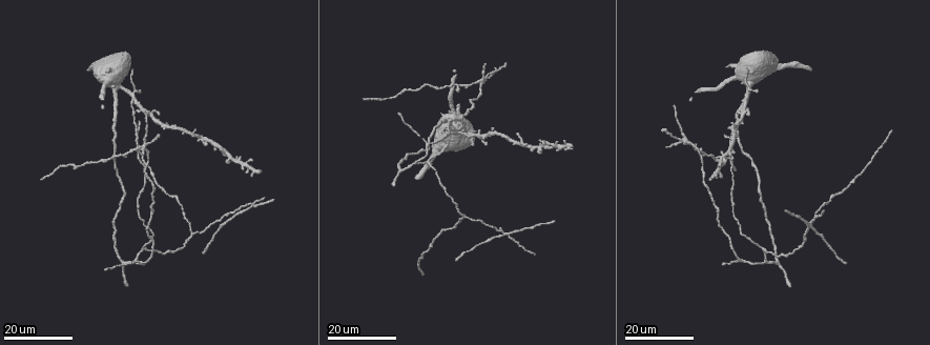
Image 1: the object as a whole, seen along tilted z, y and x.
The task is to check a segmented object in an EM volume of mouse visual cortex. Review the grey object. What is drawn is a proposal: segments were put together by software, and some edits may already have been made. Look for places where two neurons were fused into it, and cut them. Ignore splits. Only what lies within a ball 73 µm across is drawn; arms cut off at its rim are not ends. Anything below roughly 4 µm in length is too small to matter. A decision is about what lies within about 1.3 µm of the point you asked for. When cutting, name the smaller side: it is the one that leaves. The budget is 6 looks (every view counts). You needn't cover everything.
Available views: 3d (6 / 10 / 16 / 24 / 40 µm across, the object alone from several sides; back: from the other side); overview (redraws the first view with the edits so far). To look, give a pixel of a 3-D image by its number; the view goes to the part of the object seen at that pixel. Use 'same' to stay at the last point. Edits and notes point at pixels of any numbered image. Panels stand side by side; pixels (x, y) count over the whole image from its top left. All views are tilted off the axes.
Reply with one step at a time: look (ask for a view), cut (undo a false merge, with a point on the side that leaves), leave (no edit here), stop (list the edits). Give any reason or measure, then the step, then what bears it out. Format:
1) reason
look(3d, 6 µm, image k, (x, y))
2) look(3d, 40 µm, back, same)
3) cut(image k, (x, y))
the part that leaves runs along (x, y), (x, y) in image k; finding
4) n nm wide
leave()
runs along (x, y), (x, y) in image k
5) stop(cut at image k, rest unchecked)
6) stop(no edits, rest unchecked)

four-way junction
look(3d, 24 µm, image 1, (482, 79))

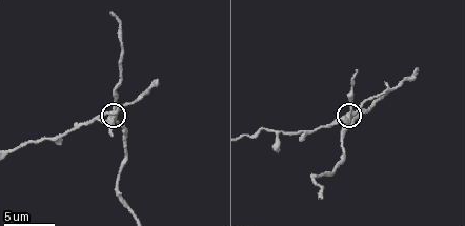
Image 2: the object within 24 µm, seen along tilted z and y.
look(3d, 6 µm, image 2, (108, 114))

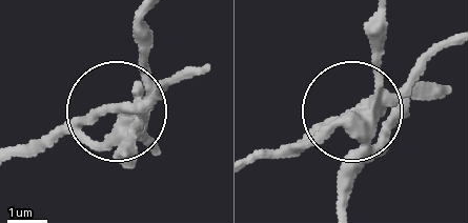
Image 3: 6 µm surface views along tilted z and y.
side arm 12 µm
cut(image 3, (105, 148))
the part that leaves runs along (133, 118), (98, 117), (16, 151) in image 3; two neurons meet here

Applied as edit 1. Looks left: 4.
branch point
look(3d, 16 µm, image 1, (746, 92))

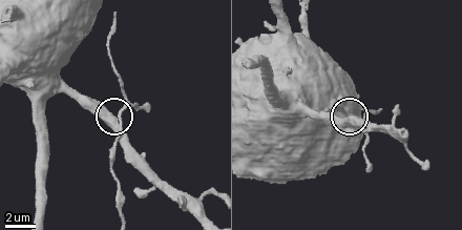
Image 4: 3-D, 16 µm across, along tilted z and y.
look(3d, 10 µm, image 4, (118, 116))

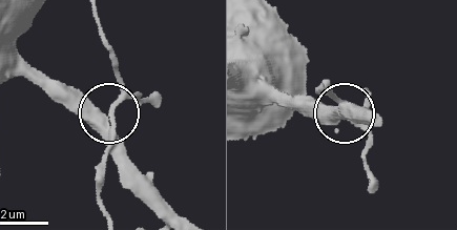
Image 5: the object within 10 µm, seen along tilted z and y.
3 arms
leave()
continuous, no second neuron

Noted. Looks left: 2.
three arms meet
look(3d, 16 µm, image 1, (193, 235))

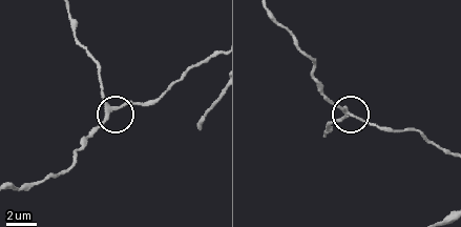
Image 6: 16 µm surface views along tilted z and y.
closer look
look(3d, 6 µm, image 6, (111, 110))

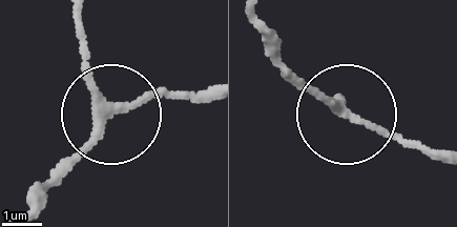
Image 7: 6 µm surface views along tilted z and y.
leave()
runs along (28, 209), (113, 116), (158, 95), (210, 94) in image 7; one neuron here

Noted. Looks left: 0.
stop(cut at image 3, rest unchecked)

